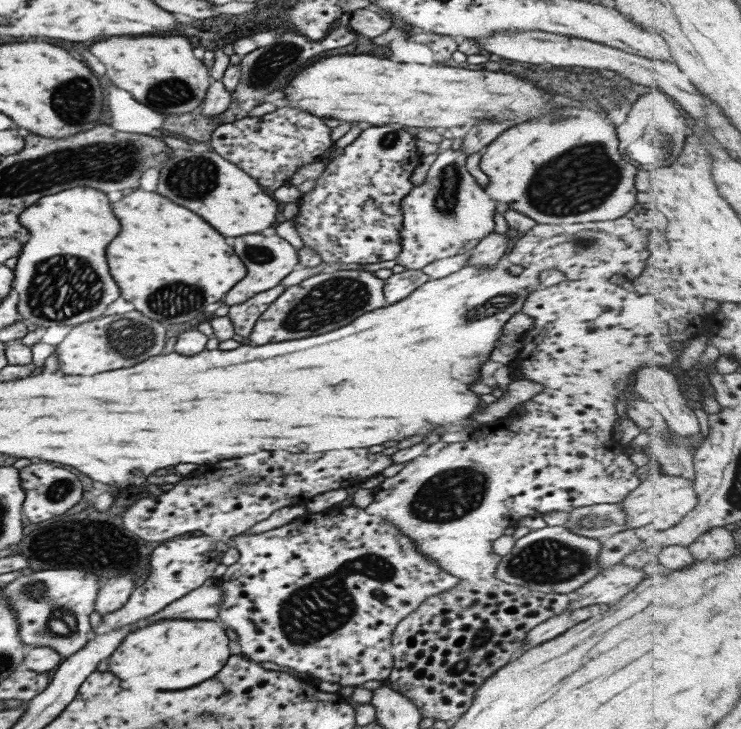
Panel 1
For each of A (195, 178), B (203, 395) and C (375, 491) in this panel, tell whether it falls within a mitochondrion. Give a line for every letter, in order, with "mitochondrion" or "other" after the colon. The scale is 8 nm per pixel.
A: mitochondrion
B: other
C: other

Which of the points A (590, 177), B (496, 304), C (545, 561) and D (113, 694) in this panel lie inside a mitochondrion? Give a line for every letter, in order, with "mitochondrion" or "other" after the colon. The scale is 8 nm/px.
A: mitochondrion
B: mitochondrion
C: mitochondrion
D: other

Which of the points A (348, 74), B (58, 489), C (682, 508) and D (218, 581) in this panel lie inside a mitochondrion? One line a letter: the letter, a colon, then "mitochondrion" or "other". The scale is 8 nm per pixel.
A: other
B: mitochondrion
C: other
D: other

